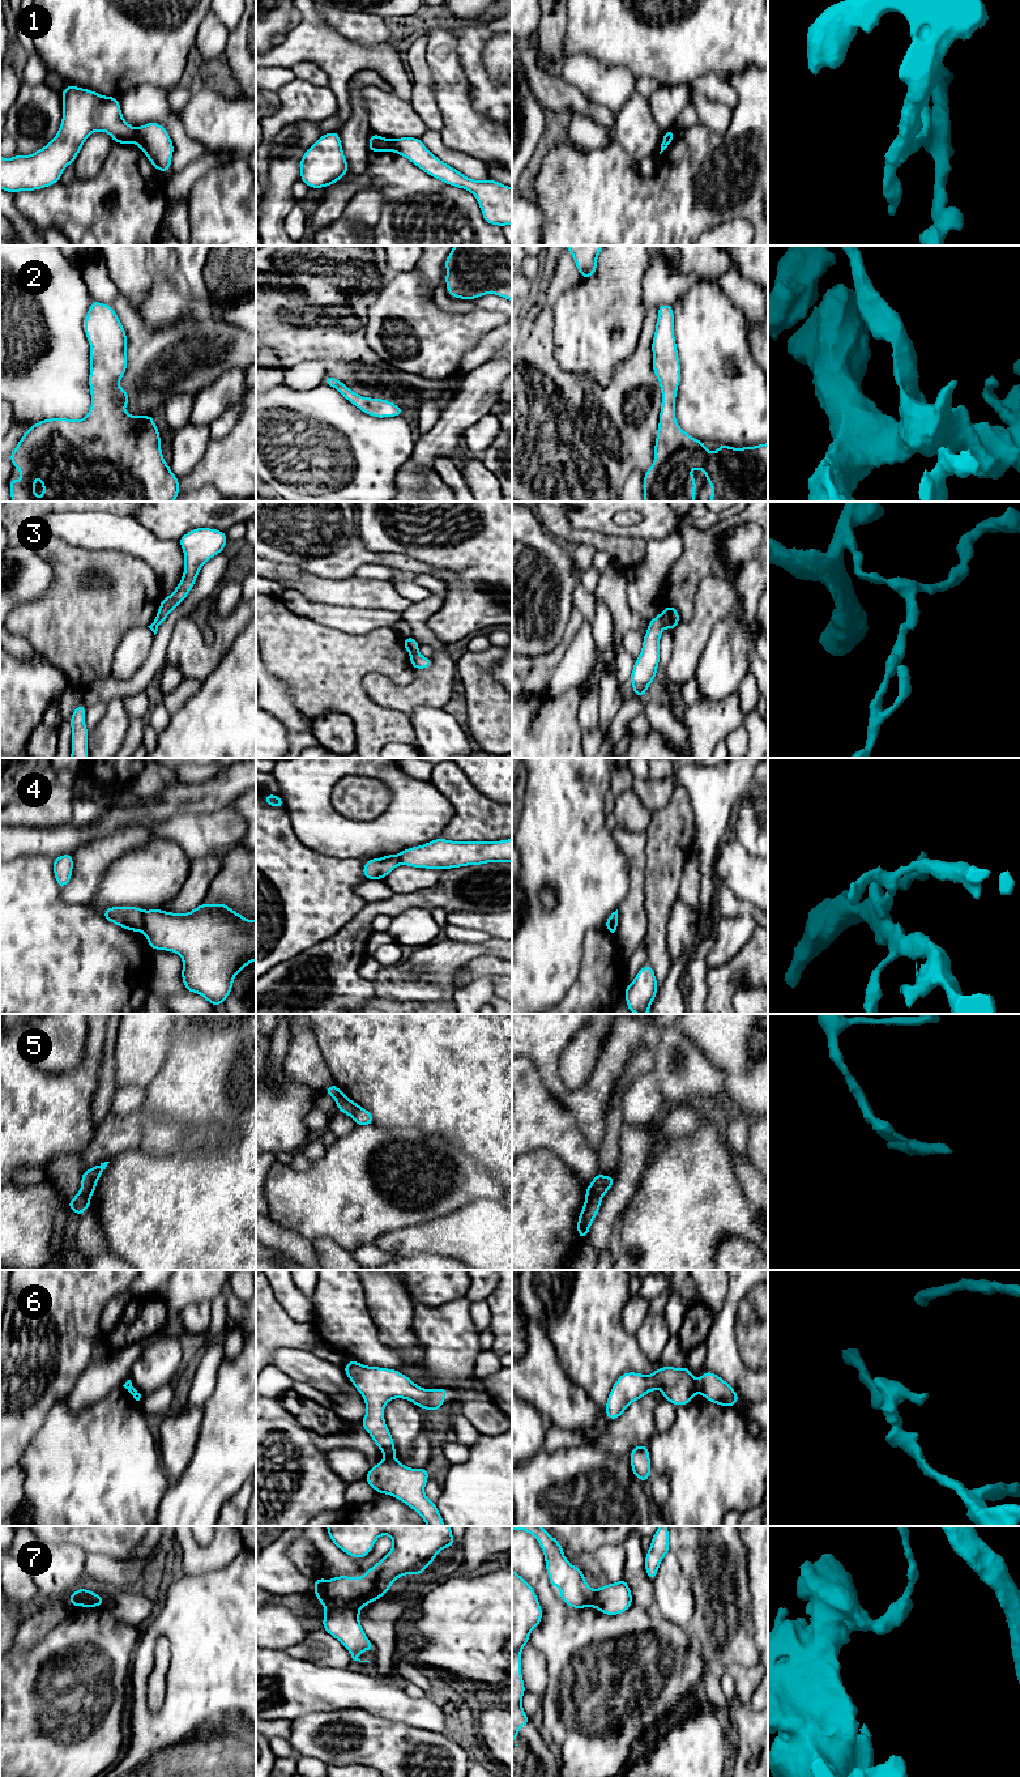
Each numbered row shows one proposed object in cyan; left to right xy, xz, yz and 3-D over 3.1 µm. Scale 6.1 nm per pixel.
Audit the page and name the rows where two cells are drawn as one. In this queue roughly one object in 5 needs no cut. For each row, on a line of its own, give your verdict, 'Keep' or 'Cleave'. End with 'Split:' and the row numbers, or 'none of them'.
1: Cleave
2: Keep
3: Cleave
4: Cleave
5: Cleave
6: Cleave
7: Cleave
Split: 1, 3, 4, 5, 6, 7

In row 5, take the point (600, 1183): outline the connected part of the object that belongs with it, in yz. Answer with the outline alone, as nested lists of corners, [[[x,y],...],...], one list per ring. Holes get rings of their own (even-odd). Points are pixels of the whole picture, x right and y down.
[[[597,1172],[594,1179],[589,1184],[589,1186],[593,1186],[596,1192],[603,1197],[609,1192],[609,1189],[613,1186],[614,1180],[615,1180],[615,1176],[603,1176]]]

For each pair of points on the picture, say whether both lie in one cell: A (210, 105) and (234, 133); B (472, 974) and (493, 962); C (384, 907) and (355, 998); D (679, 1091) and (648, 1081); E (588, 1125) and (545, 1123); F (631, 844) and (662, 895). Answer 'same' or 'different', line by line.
A: same
B: same
C: same
D: different
E: different
F: different

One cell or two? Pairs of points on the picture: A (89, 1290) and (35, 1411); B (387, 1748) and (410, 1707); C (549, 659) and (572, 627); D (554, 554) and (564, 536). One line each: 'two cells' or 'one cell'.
A: one cell
B: two cells
C: one cell
D: two cells

